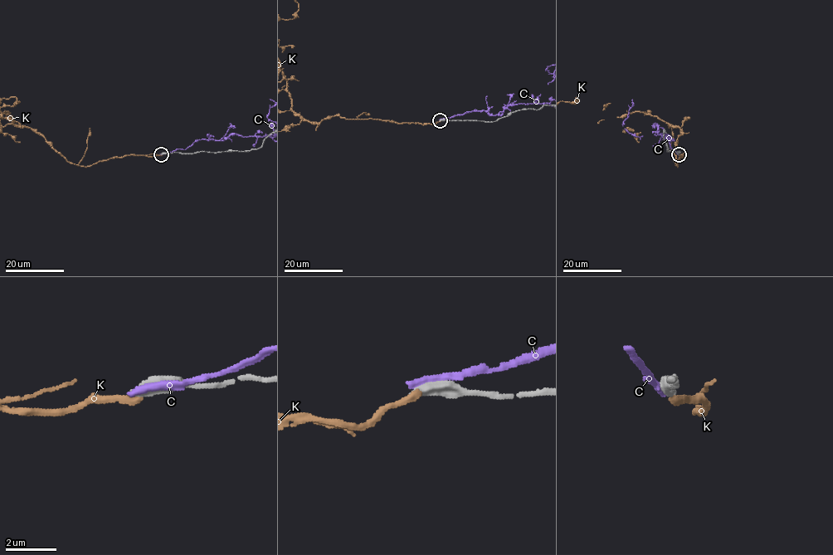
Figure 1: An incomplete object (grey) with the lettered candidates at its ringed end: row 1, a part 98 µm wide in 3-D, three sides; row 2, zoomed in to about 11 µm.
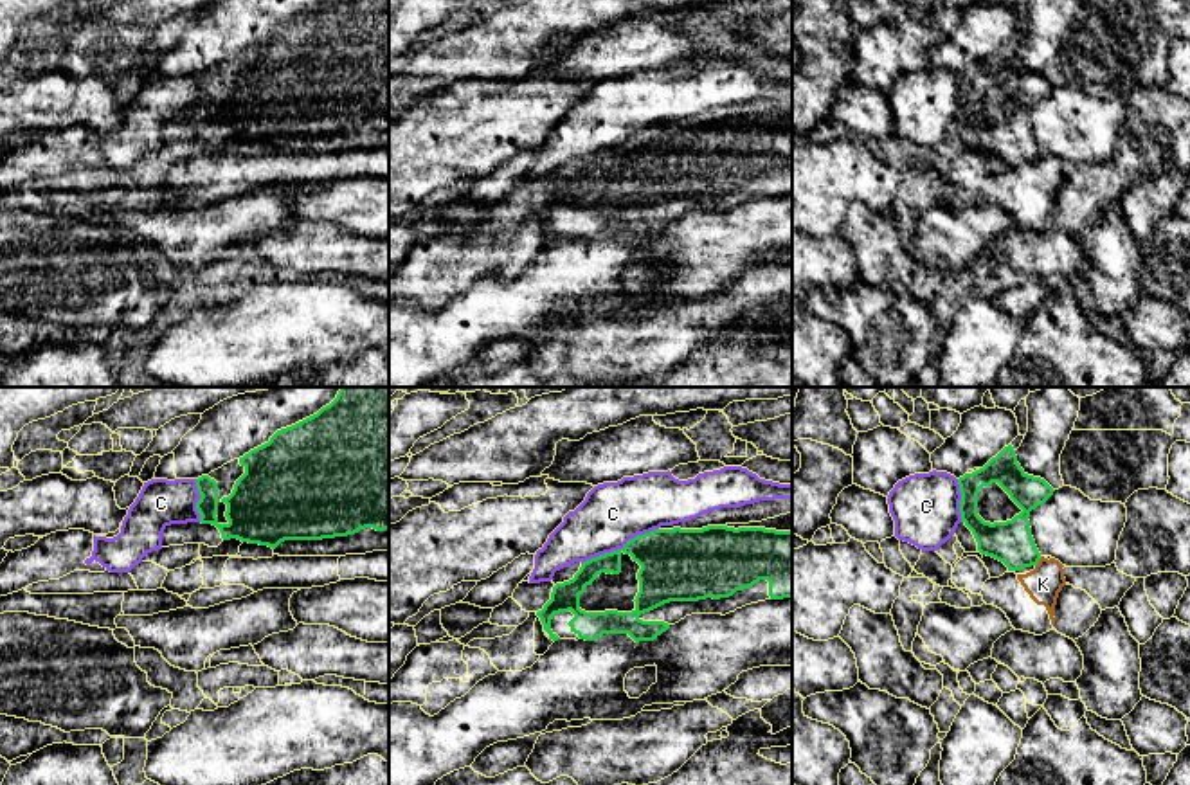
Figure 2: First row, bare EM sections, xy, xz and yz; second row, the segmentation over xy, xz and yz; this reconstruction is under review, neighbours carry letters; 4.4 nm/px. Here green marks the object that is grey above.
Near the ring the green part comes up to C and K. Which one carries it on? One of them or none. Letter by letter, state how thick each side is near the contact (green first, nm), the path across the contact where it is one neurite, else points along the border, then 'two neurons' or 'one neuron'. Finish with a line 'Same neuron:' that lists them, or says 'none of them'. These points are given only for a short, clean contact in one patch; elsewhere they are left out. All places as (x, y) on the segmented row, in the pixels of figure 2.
C: 300 nm thick on the green side, 280 nm on the other; two neurons
K: 190 nm thick on the green side, 160 nm on the other; border along yz (1041, 557), (1036, 566); two neurons
Same neuron: none of them

